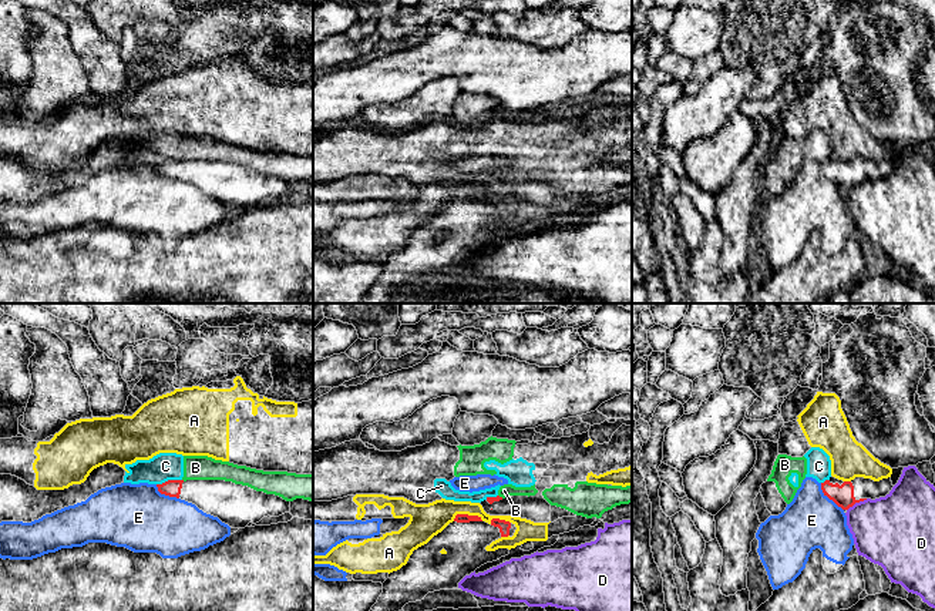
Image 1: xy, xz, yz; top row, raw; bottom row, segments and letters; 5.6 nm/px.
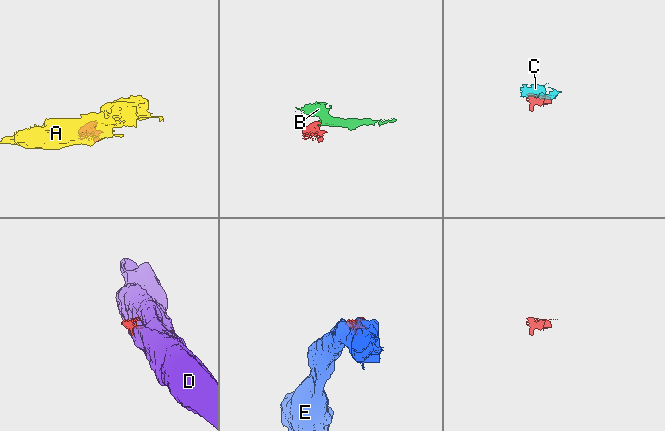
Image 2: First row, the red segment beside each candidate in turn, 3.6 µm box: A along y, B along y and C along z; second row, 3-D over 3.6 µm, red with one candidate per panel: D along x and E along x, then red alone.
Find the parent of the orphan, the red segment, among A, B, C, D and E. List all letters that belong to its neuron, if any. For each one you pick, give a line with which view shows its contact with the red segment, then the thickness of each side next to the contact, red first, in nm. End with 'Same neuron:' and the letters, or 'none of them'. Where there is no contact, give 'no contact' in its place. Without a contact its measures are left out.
Same neuron: none of them

